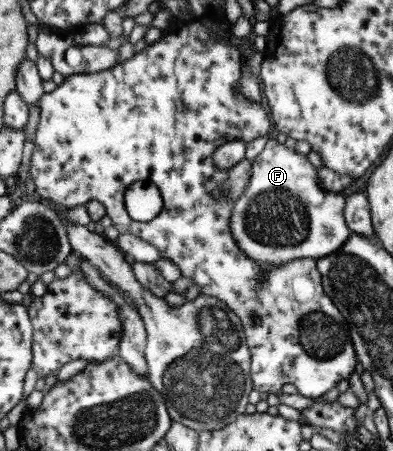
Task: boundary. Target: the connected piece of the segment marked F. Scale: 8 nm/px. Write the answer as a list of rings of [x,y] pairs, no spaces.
[[[272,138],[252,163],[253,177],[249,181],[247,191],[235,204],[231,217],[231,232],[239,247],[260,265],[262,271],[268,271],[270,267],[283,265],[294,259],[318,260],[338,250],[350,238],[351,234],[342,212],[345,209],[345,197],[341,192],[327,193],[317,185],[317,173],[309,165],[305,155],[299,155],[297,151]]]

